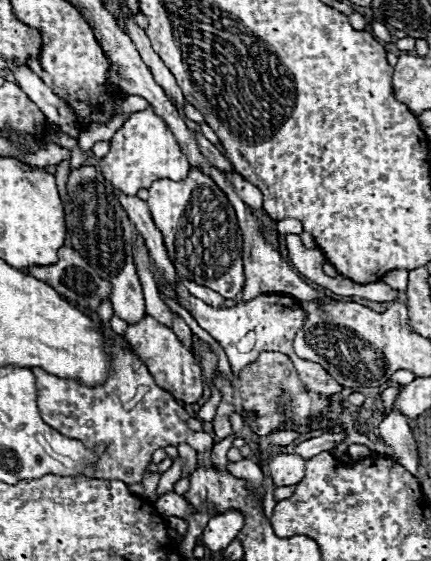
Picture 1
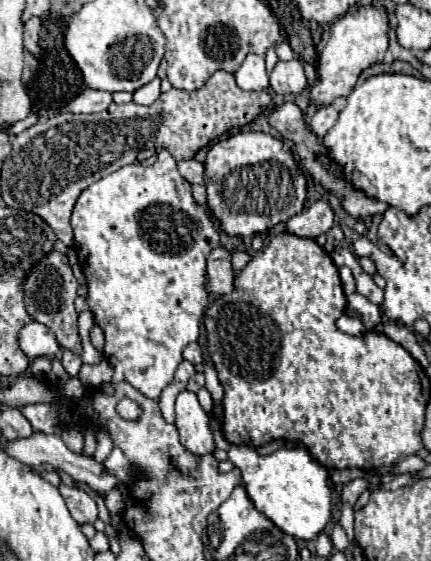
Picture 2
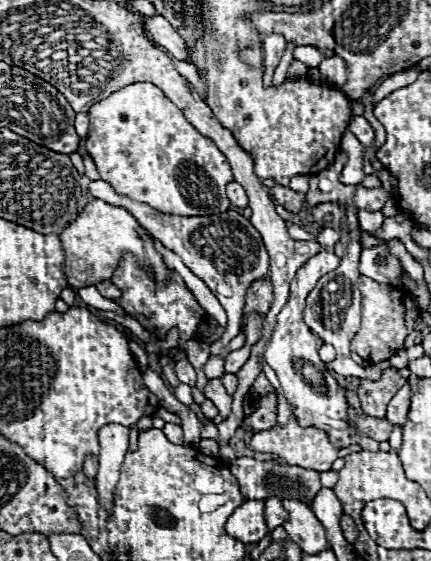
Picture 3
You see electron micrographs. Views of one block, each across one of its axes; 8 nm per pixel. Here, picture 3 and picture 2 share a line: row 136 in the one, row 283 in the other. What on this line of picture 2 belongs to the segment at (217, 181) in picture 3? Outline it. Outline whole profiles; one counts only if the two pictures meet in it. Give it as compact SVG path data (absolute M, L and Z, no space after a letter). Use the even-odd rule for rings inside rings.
M160 150L154 164L128 164L88 186L74 204L72 228L74 250L88 282L86 302L106 336L104 356L114 370L112 382L128 382L144 396L158 400L184 360L184 348L200 336L200 322L208 308L206 260L220 246L218 226L192 198L190 182L178 174L172 154Z

